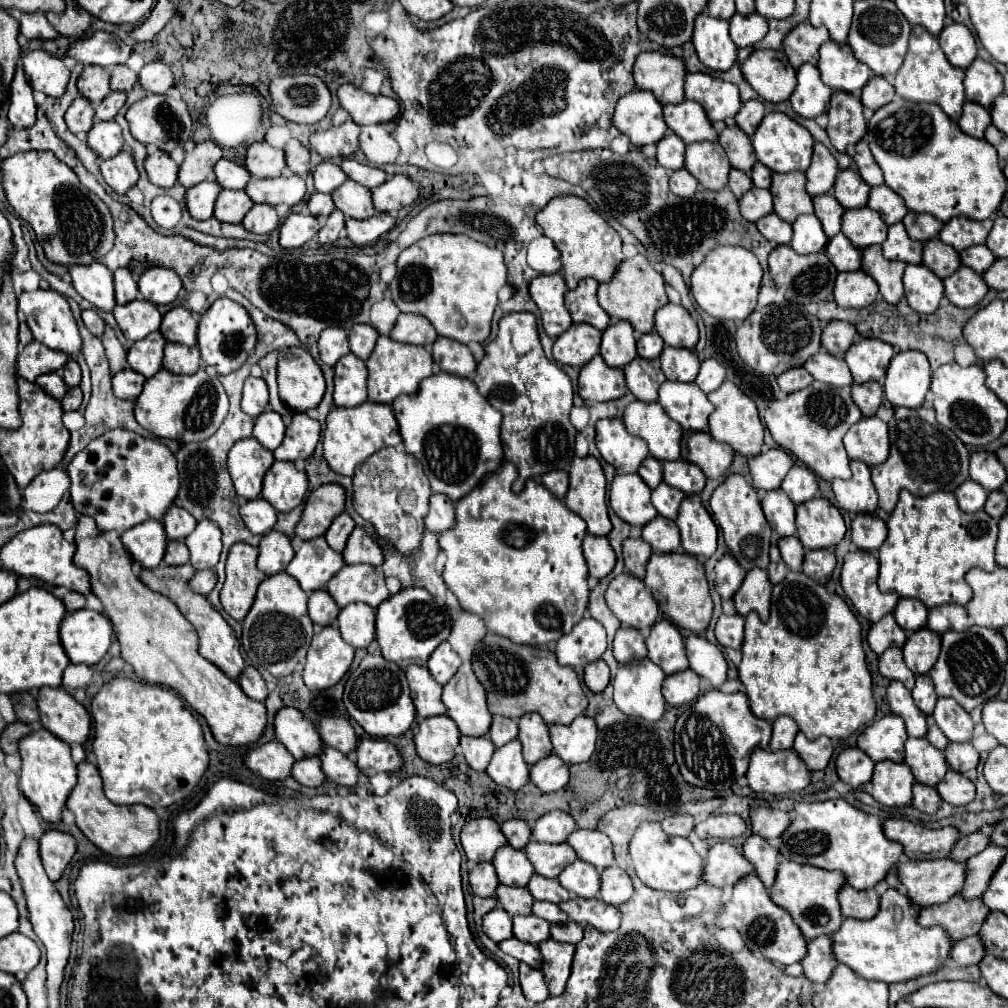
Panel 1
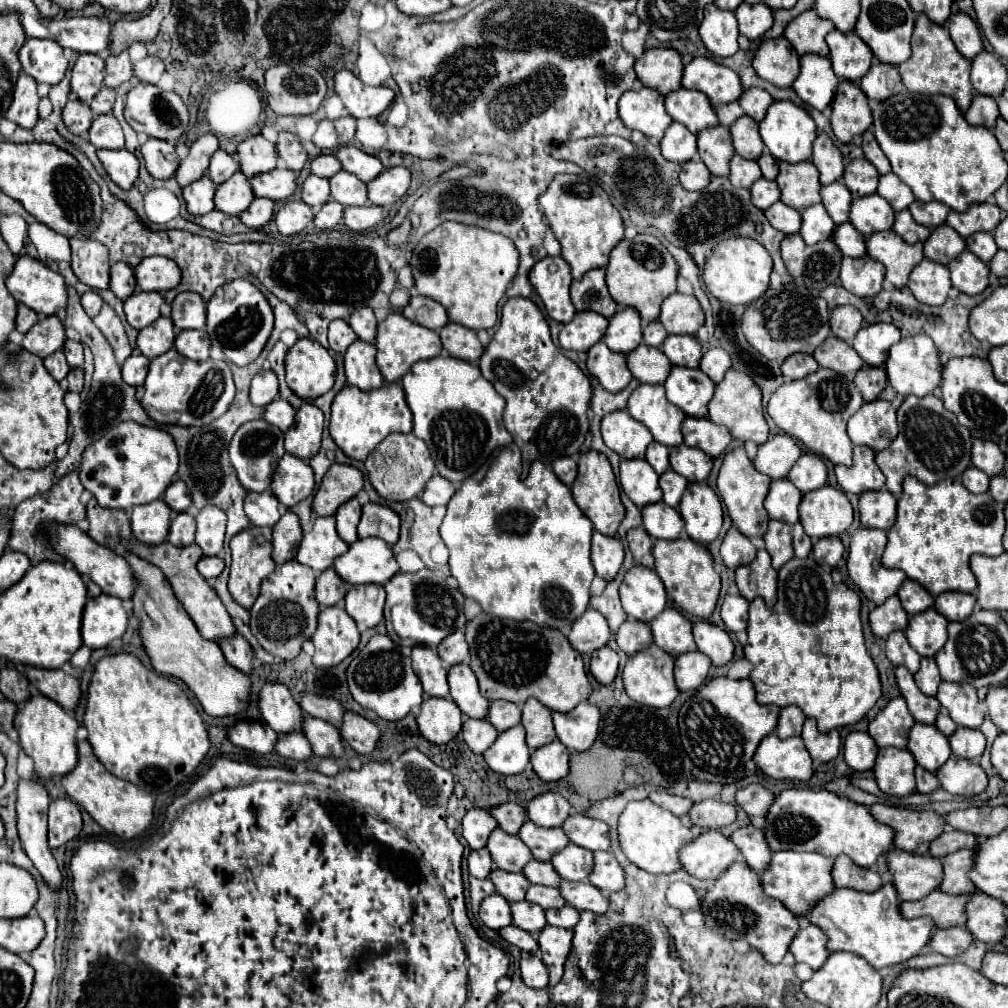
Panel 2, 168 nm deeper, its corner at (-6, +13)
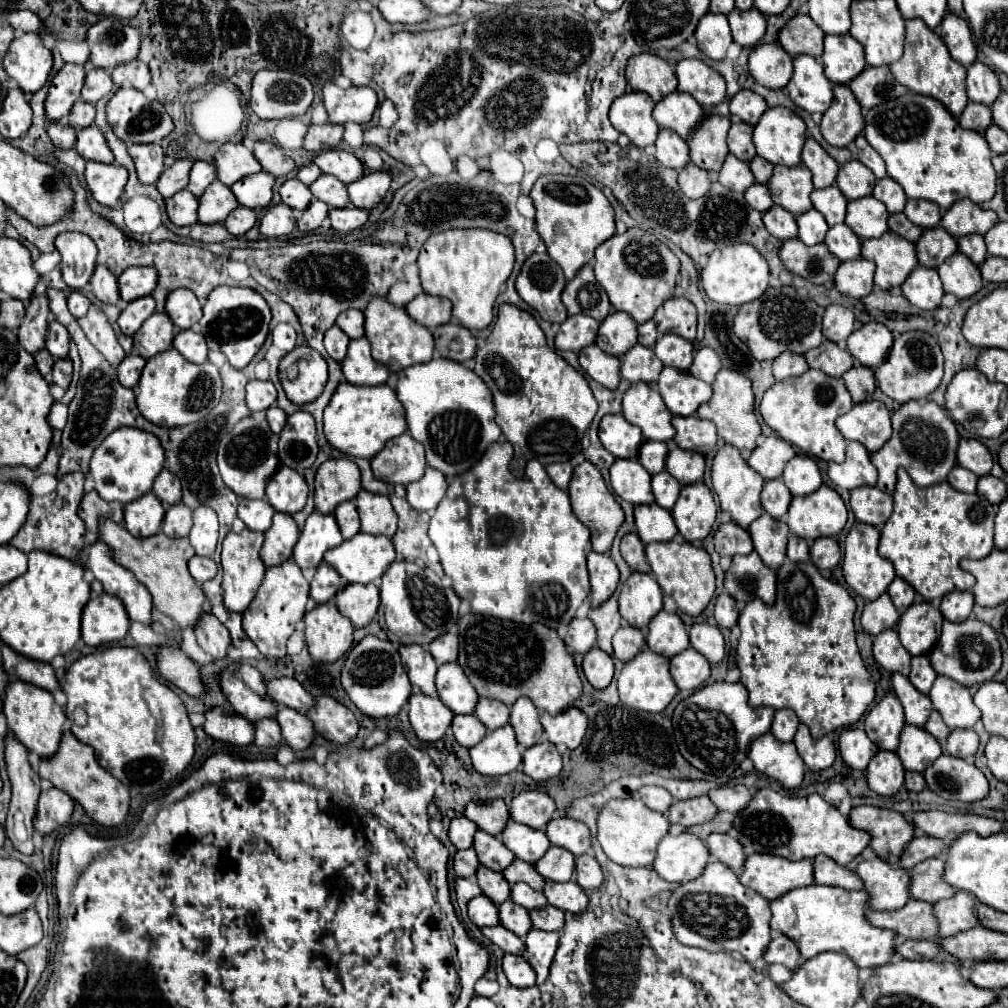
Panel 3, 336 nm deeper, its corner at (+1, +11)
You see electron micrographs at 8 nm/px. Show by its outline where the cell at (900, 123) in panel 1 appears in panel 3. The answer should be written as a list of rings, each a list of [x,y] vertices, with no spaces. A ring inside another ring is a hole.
[[[905,93],[903,97],[885,101],[873,107],[865,117],[865,139],[887,165],[887,175],[895,179],[909,199],[927,199],[943,209],[949,209],[957,199],[971,199],[975,203],[989,201],[995,193],[995,169],[991,165],[991,149],[979,133],[961,129],[957,119],[933,97]]]

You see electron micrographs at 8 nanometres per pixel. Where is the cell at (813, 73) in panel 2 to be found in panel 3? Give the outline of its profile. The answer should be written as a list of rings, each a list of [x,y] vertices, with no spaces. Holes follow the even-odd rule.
[[[801,55],[793,59],[793,77],[787,85],[791,101],[809,111],[809,113],[825,113],[825,109],[831,105],[831,81],[823,75],[823,65],[811,55]]]

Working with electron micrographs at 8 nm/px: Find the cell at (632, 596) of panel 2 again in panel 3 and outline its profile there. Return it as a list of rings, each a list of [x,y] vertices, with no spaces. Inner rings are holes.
[[[631,573],[619,595],[619,613],[633,627],[645,627],[663,607],[663,591],[647,573]]]

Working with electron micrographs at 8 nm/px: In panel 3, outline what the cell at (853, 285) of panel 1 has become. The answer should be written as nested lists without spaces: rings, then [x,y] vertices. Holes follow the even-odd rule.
[[[863,257],[853,261],[843,261],[835,273],[835,287],[847,297],[867,297],[873,291],[873,271],[875,265]]]

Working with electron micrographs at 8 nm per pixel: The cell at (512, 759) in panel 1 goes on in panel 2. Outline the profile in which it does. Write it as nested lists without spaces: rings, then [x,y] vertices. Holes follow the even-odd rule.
[[[516,725],[498,735],[498,739],[486,749],[484,759],[496,773],[500,771],[524,771],[530,761],[530,749],[524,741],[524,727]]]

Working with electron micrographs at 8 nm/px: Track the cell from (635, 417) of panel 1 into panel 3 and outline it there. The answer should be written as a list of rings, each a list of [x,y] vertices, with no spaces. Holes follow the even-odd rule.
[[[635,383],[623,397],[623,417],[639,425],[645,439],[669,441],[675,437],[671,413],[665,407],[657,387],[649,383]]]

